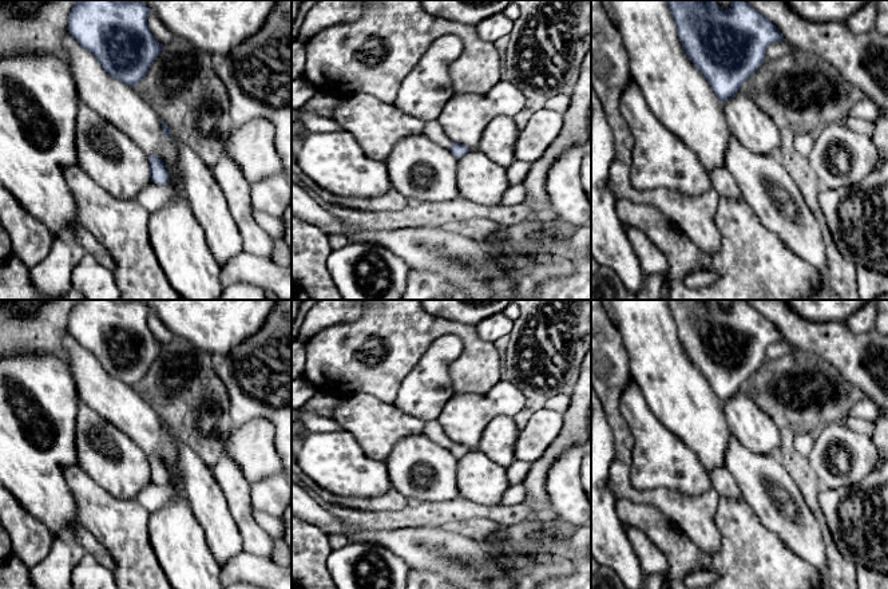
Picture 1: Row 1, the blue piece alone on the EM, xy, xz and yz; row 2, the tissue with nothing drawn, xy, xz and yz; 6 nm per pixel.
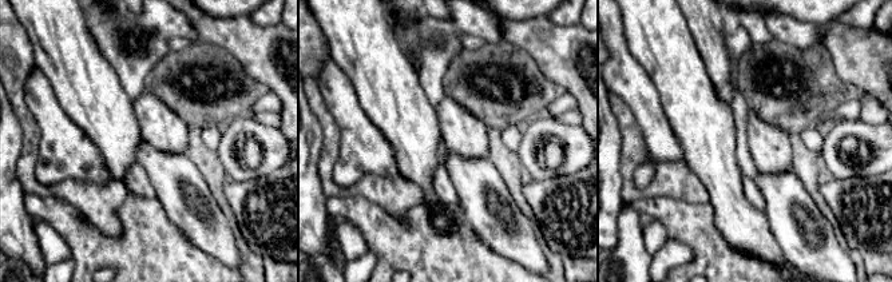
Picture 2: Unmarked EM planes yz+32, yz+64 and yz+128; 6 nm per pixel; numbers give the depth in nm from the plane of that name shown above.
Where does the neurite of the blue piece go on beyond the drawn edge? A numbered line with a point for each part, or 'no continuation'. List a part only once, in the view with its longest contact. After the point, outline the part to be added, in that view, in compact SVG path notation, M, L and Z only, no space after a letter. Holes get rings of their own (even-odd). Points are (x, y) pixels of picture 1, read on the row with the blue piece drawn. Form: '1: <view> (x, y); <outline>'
no continuation

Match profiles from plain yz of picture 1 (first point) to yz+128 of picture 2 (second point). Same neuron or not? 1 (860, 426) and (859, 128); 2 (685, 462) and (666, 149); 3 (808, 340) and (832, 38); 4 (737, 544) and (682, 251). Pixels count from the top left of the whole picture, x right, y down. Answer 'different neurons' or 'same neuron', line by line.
1: different neurons
2: same neuron
3: same neuron
4: different neurons

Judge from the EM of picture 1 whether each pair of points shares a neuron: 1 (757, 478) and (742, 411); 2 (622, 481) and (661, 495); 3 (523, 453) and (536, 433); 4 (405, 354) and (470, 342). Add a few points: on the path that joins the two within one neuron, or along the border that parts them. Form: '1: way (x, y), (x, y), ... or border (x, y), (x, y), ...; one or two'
1: way (752, 462), (750, 427); one
2: way (630, 490), (635, 495), (651, 495); one
3: way (526, 447), (531, 438); one
4: way (421, 338), (431, 328), (454, 328); one

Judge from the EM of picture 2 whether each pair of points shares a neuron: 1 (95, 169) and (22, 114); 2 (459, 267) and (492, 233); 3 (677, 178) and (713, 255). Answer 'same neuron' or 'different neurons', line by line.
1: different neurons
2: different neurons
3: different neurons

